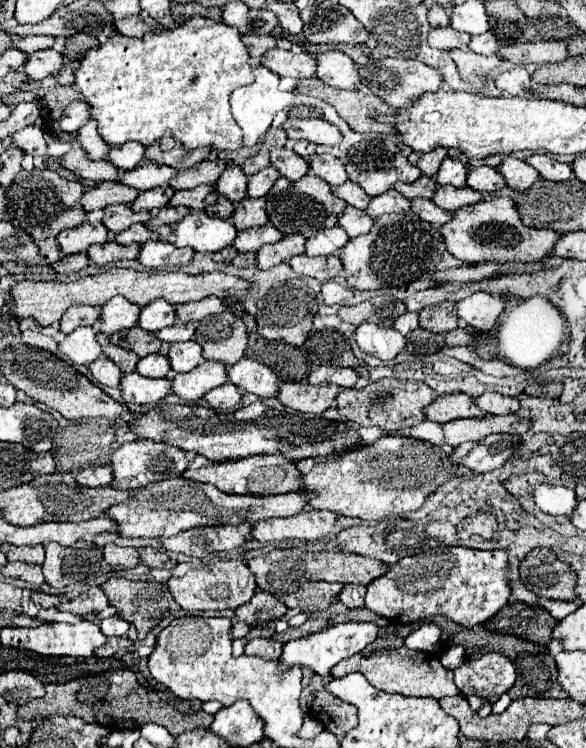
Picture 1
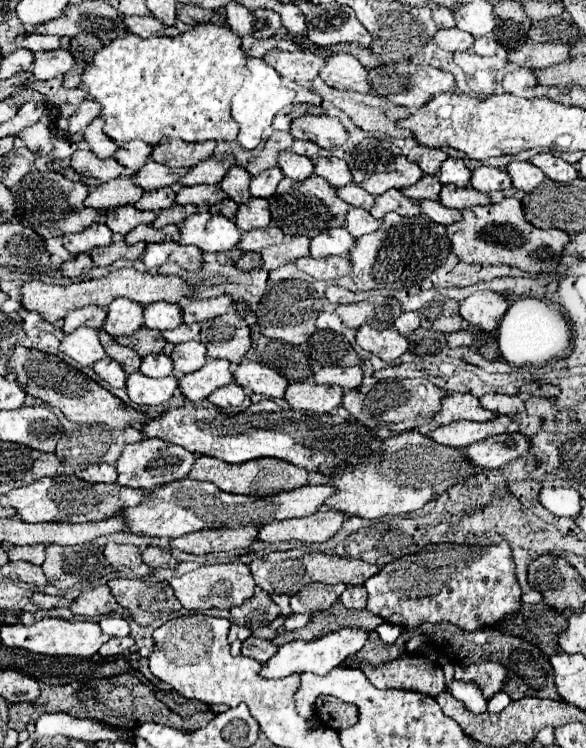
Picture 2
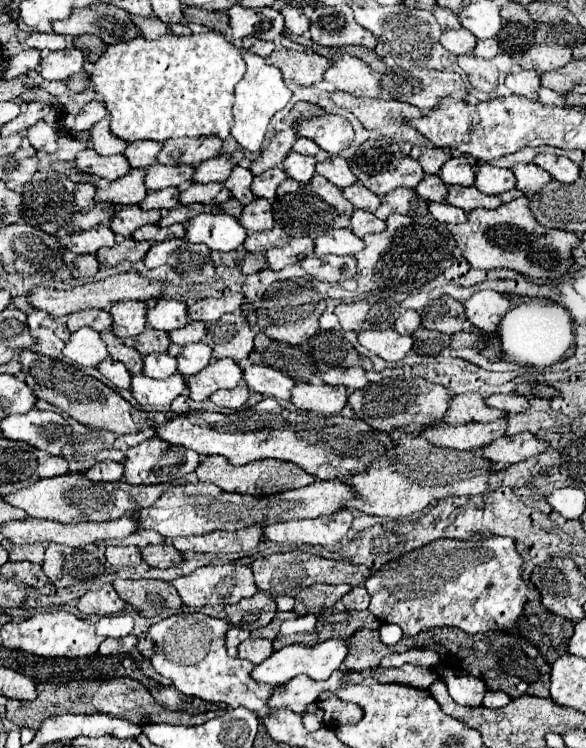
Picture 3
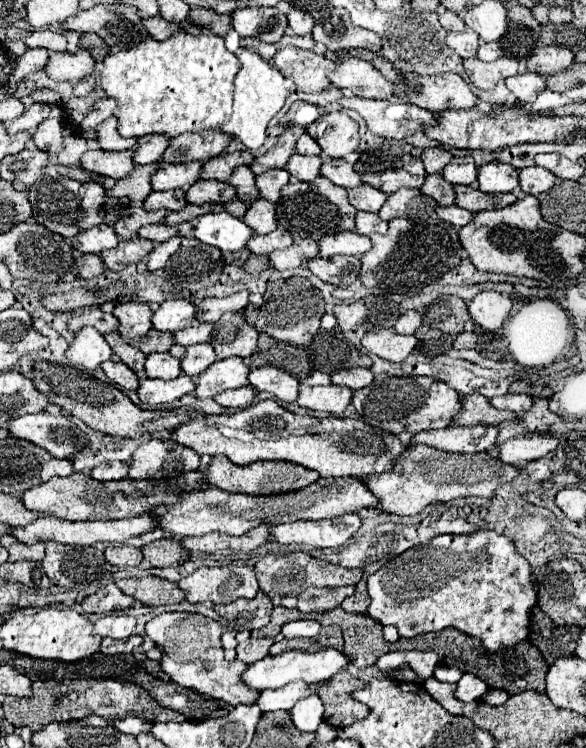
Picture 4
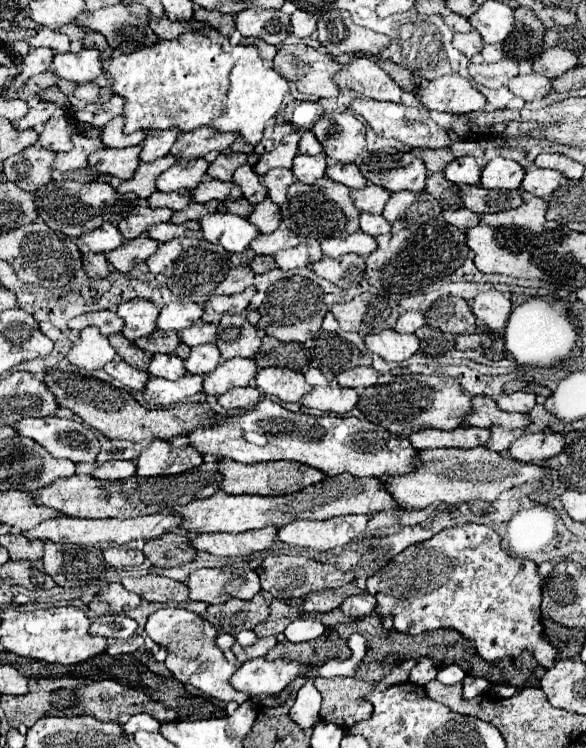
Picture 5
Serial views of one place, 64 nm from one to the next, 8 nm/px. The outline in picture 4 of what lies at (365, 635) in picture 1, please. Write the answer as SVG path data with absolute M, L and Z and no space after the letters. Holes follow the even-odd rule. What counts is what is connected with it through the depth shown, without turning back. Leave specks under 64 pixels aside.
M324 648L320 652L298 652L298 650L286 650L282 654L276 656L266 656L254 664L248 666L248 670L242 674L242 680L250 686L250 688L258 688L258 690L266 690L266 688L282 688L288 682L294 680L306 680L306 682L324 682L330 680L334 674L338 674L340 670L344 670L348 666L346 656L336 650L336 648Z

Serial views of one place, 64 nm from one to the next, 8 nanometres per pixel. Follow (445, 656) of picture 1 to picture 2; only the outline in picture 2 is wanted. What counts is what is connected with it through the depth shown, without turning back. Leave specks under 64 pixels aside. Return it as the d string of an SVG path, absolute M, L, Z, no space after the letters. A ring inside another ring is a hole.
M440 658L440 664L448 664L442 668L444 668L452 696L464 700L464 704L468 704L468 708L472 708L472 712L478 712L478 714L486 712L486 700L484 700L480 688L474 682L458 682L454 678L454 666L450 666L450 662L452 660L448 660L448 658Z

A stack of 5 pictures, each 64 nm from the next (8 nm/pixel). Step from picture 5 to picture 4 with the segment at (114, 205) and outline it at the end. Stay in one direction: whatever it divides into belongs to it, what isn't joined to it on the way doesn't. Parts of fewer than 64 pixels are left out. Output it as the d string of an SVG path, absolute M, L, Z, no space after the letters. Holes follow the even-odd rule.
M66 176L38 180L32 188L28 188L28 200L32 204L32 218L38 224L44 224L50 232L60 236L76 236L98 224L116 224L116 218L126 210L126 204L120 198L106 196L106 190L98 182L74 182Z

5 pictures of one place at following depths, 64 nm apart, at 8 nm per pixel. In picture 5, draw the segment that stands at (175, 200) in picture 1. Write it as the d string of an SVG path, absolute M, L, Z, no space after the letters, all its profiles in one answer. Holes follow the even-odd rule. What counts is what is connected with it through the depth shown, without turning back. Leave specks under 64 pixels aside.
M204 178L194 190L192 190L192 200L198 204L210 202L210 200L226 200L230 194L230 188L234 184L232 182L220 182L214 178Z

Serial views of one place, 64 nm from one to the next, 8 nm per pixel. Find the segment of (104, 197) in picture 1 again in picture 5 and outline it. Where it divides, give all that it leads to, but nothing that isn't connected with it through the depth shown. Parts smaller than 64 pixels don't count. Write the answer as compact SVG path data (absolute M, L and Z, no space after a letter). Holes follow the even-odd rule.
M164 156L158 158L154 162L148 164L140 164L138 170L134 172L134 176L130 180L124 180L116 192L126 194L126 192L134 192L138 198L148 198L152 192L156 192L156 178L168 170L170 166L174 166L178 160L174 156Z

